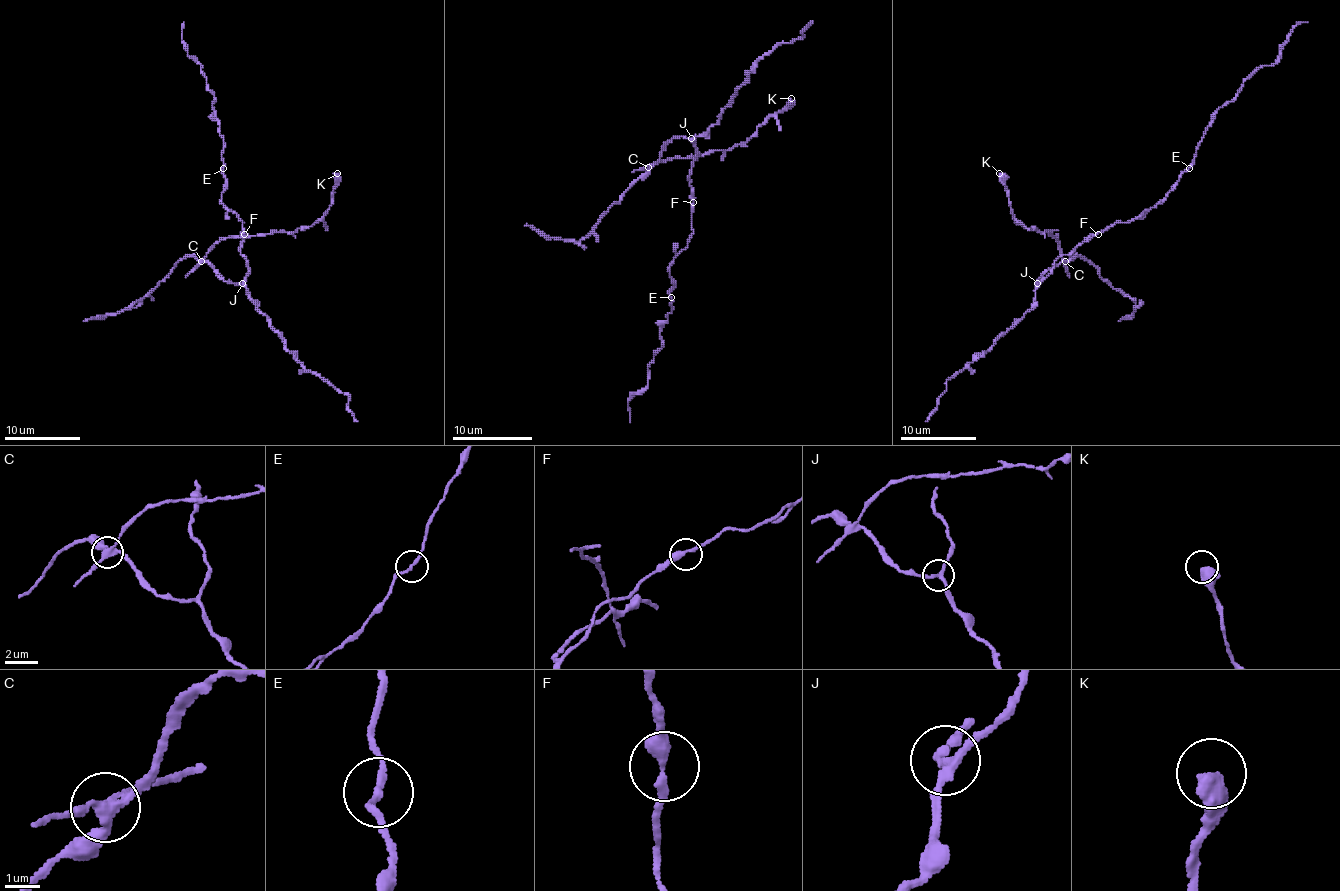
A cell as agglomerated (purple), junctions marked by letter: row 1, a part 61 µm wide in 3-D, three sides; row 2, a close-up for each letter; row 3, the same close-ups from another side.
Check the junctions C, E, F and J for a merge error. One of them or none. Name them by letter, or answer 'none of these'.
C

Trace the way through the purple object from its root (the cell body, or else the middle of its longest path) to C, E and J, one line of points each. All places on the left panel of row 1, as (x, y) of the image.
C: (244, 232), (240, 253), (248, 262), (248, 275), (240, 283), (227, 283), (206, 260), (201, 260)
E: (244, 232), (244, 222), (221, 202), (225, 183), (223, 168)
J: (244, 232), (240, 253), (248, 262), (248, 275), (242, 283)

